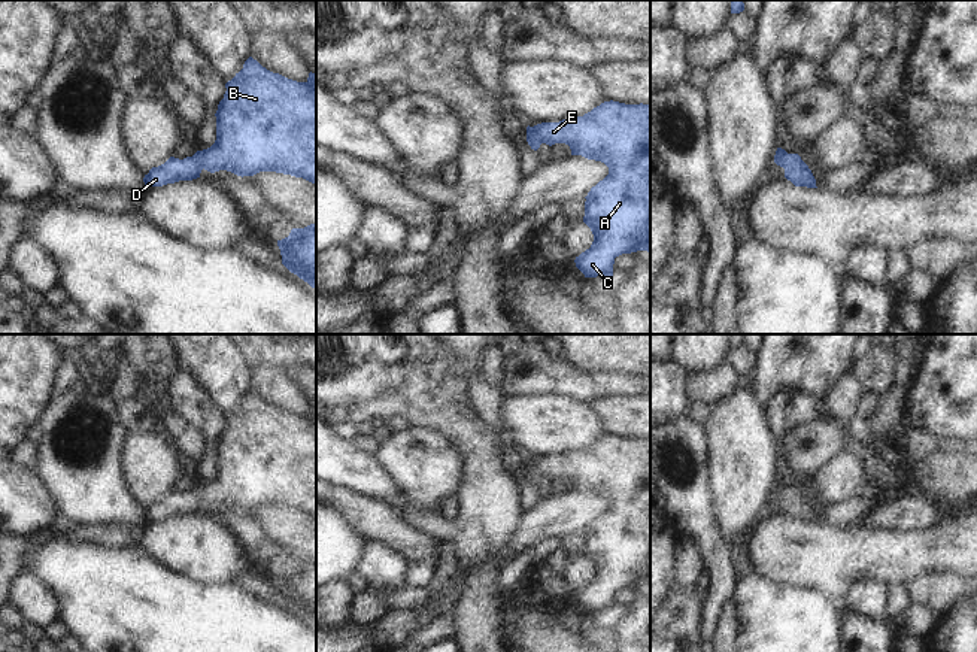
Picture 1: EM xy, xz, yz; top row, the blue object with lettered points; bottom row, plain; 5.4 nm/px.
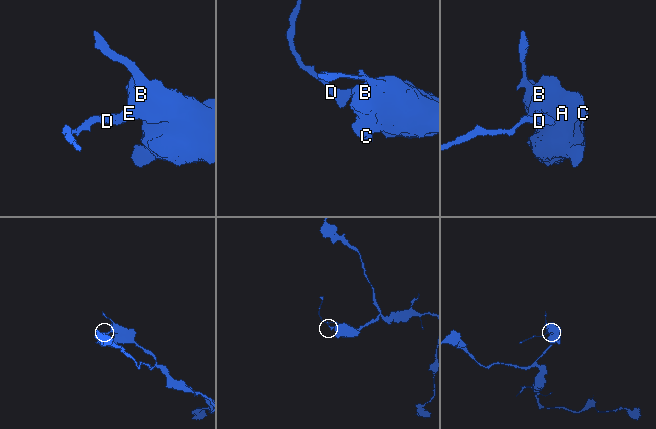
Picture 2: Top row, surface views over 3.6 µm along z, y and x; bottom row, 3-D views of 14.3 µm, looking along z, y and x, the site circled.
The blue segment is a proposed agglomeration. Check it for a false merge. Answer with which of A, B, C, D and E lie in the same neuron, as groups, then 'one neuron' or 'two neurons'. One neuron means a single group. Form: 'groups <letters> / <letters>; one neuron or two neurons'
groups A B C D E; one neuron

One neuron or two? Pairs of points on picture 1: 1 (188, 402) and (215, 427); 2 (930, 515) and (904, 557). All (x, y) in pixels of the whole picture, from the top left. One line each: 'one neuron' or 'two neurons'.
1: one neuron
2: two neurons

